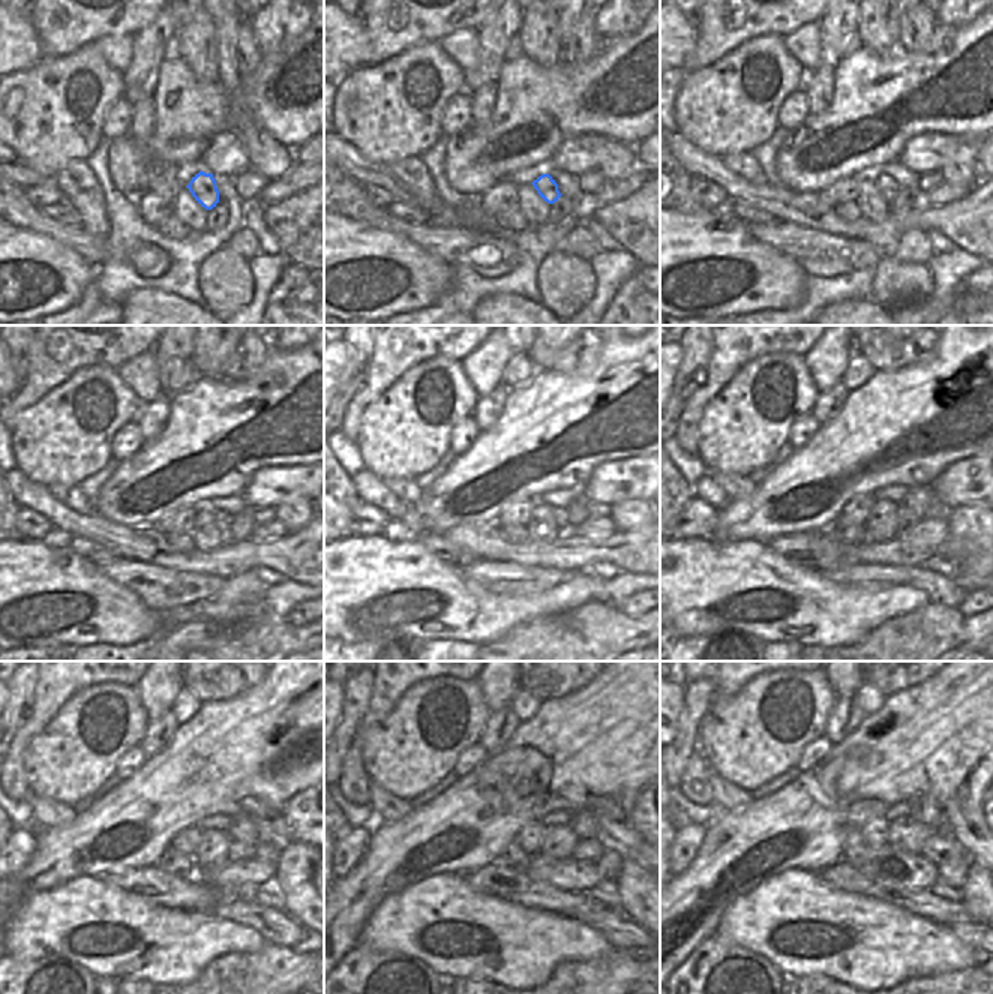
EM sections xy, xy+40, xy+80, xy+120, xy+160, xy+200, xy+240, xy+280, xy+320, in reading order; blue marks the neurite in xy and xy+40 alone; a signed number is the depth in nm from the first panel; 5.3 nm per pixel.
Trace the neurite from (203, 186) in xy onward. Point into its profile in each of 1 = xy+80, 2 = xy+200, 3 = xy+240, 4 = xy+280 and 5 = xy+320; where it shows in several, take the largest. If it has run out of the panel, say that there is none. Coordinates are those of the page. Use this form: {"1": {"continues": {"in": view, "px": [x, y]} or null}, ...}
{"1": {"continues": {"in": "xy+80", "px": [888, 186]}}, "2": {"continues": {"in": "xy+200", "px": [905, 516]}}, "3": {"continues": {"in": "xy+240", "px": [236, 850]}}, "4": {"continues": {"in": "xy+280", "px": [593, 850]}}, "5": {"continues": {"in": "xy+320", "px": [939, 849]}}}

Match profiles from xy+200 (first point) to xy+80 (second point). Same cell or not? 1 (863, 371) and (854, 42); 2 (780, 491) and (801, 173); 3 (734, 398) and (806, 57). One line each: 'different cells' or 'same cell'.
1: same cell
2: same cell
3: different cells

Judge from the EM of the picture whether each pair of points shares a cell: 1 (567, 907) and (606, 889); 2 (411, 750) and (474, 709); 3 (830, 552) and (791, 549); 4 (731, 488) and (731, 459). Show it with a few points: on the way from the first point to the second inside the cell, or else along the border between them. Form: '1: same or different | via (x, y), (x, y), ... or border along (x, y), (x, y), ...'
1: different | border along (587, 894), (605, 906)
2: same | via (432, 750), (453, 750), (470, 736), (470, 730)
3: same | via (821, 552), (800, 549)
4: different | border along (708, 470), (749, 477)

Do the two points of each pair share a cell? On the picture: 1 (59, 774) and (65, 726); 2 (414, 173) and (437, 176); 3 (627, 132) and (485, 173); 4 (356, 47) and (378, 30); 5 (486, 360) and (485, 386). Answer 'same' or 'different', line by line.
1: same
2: different
3: same
4: different
5: same

